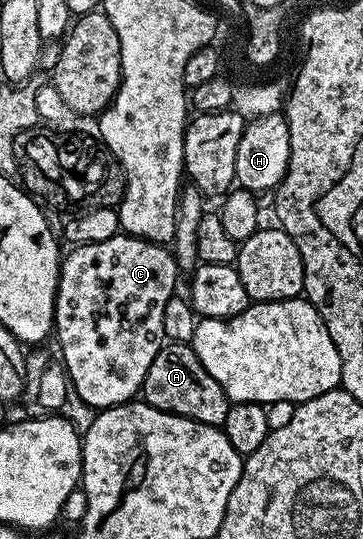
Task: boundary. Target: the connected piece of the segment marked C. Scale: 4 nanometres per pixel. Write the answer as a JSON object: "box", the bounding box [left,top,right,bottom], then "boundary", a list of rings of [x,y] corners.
{"box":[53,234,180,410],"boundary":[[[117,234],[108,238],[106,241],[92,242],[91,244],[79,244],[71,247],[71,252],[65,253],[64,259],[60,264],[58,273],[58,293],[54,303],[54,331],[53,335],[58,336],[58,348],[62,351],[61,363],[64,365],[64,371],[68,377],[69,383],[77,390],[84,403],[90,404],[95,410],[104,408],[115,408],[117,404],[124,404],[133,401],[139,395],[144,374],[148,374],[148,366],[152,366],[152,358],[162,348],[164,337],[162,327],[164,326],[164,306],[168,306],[170,297],[175,295],[176,288],[174,283],[180,277],[180,269],[177,260],[174,259],[174,253],[167,245],[154,244],[151,240],[141,240],[135,236]]]}

